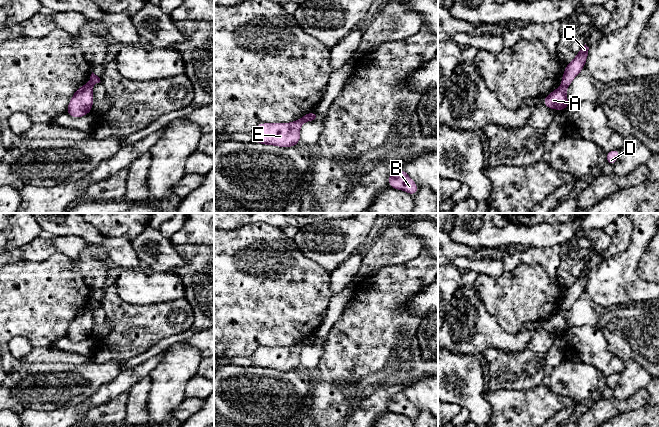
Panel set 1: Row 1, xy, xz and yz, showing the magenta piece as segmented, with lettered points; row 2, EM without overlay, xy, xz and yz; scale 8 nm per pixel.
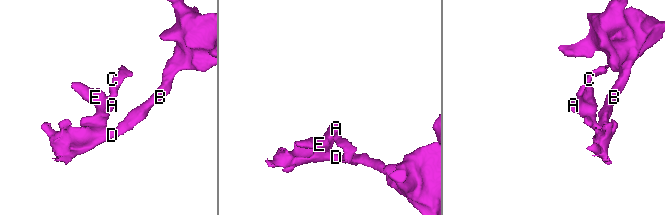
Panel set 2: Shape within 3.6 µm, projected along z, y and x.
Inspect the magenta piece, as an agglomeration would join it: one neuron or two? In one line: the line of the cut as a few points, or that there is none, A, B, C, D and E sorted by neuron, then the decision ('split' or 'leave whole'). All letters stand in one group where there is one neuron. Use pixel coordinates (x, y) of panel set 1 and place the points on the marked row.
cut in yz along (561, 84), (567, 87); A B D E / C; split

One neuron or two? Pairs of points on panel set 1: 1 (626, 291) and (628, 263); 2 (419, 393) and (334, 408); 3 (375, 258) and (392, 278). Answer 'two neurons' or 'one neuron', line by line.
1: one neuron
2: two neurons
3: two neurons

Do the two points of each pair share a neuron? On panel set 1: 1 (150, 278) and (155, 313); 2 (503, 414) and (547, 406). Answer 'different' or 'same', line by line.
1: different
2: same

